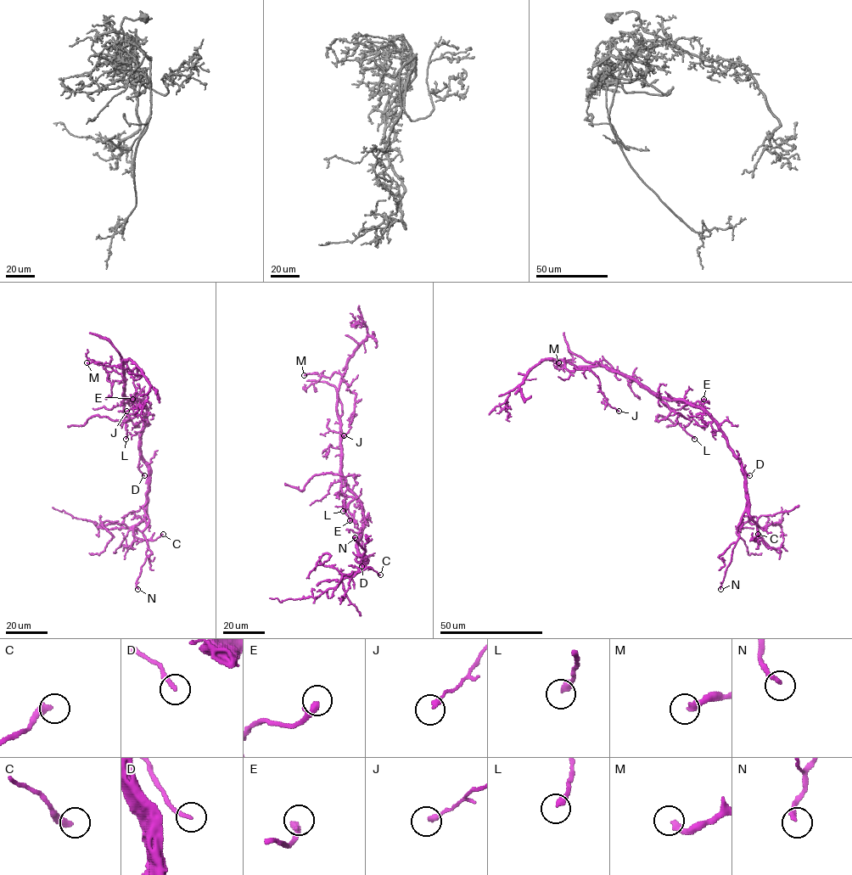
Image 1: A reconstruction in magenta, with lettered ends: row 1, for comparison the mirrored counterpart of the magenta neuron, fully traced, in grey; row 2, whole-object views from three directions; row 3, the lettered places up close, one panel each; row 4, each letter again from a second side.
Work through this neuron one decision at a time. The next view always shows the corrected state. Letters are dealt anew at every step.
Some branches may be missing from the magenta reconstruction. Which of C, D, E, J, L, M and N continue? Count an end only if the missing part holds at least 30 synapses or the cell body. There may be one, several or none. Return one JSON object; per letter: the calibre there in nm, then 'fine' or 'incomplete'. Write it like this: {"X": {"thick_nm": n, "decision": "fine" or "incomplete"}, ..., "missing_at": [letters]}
{"C": {"thick_nm": 340, "decision": "fine"}, "D": {"thick_nm": 180, "decision": "fine"}, "E": {"thick_nm": 320, "decision": "fine"}, "J": {"thick_nm": 240, "decision": "fine"}, "L": {"thick_nm": 320, "decision": "fine"}, "M": {"thick_nm": 280, "decision": "fine"}, "N": {"thick_nm": 240, "decision": "fine"}, "missing_at": []}

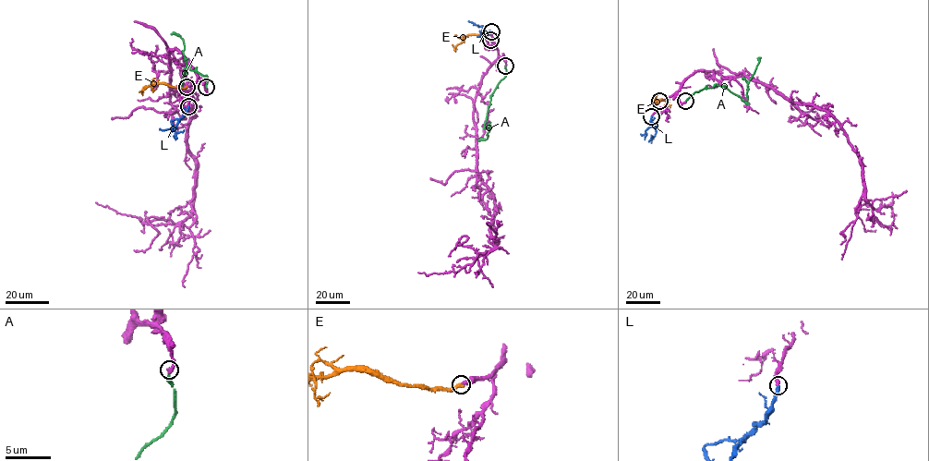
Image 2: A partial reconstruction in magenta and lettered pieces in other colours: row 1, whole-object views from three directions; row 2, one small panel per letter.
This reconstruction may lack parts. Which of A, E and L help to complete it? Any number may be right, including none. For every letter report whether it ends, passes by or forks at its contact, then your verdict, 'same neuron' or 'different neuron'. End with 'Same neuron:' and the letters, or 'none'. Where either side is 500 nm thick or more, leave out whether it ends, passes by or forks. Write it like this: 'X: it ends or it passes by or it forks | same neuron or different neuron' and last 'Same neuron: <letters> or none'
A: it ends | different neuron
E: it ends | same neuron
L: it ends | same neuron
Same neuron: E, L

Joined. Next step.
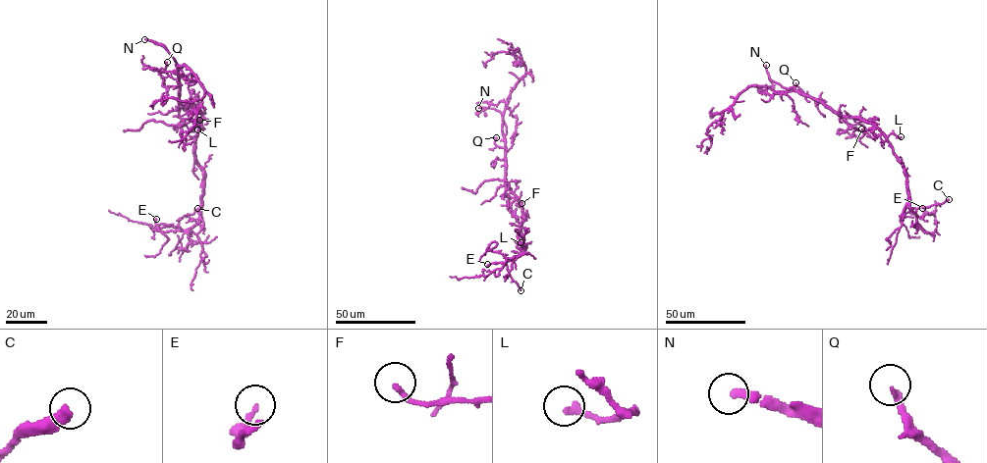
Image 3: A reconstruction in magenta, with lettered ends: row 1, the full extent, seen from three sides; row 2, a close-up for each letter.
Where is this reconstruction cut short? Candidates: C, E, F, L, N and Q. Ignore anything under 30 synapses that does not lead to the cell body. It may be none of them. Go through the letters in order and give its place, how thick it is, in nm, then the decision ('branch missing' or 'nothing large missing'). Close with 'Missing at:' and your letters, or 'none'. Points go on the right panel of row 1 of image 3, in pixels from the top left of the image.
C: at (949, 199); 440 nm thick; branch missing
E: at (922, 208); 240 nm thick; nothing large missing
F: at (861, 128); 190 nm thick; nothing large missing
L: at (901, 136); 180 nm thick; nothing large missing
N: at (766, 65); 240 nm thick; branch missing
Q: at (795, 82); 240 nm thick; branch missing
Missing at: C, N, Q

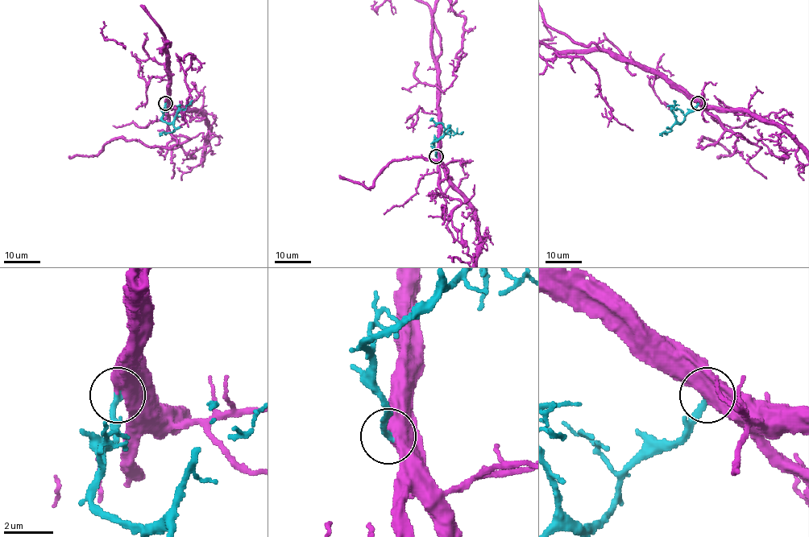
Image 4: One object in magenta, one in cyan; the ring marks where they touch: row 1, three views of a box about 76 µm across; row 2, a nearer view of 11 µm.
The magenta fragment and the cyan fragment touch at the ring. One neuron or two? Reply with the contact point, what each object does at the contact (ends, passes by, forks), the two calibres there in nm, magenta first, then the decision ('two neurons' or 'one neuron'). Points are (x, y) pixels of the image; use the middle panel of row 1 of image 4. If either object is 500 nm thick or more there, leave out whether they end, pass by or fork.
place (436, 156); calibres 750 and 280 nm; one neuron

